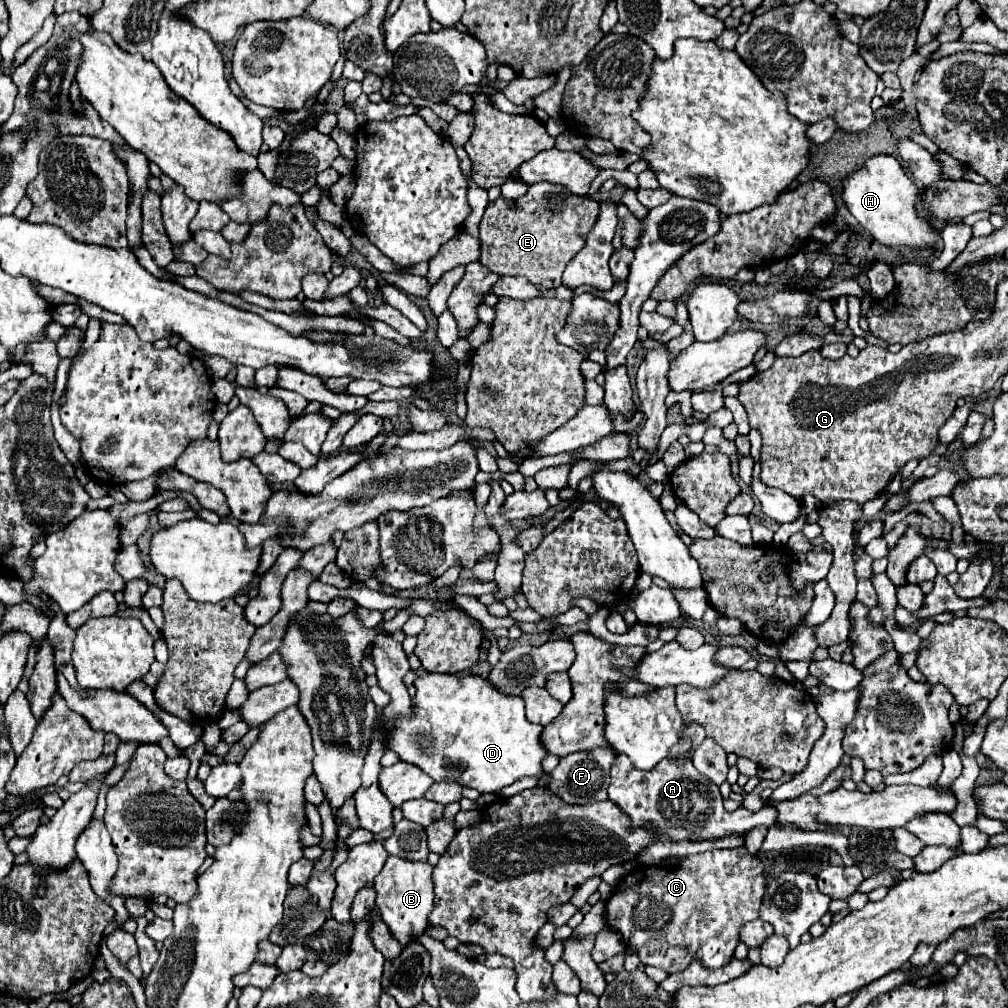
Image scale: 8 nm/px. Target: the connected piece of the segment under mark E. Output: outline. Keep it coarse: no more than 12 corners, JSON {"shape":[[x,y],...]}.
{"shape":[[538,181],[490,201],[480,263],[556,289],[598,201]]}

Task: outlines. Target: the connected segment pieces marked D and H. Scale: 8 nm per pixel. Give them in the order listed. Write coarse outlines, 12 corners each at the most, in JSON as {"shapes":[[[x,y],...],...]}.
{"shapes":[[[422,675],[388,749],[498,793],[542,777],[542,725],[482,677]],[[890,155],[844,181],[856,221],[886,247],[930,249],[920,189]]]}

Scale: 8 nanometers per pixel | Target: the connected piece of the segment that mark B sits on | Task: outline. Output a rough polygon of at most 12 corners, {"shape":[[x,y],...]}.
{"shape":[[388,857],[374,879],[376,909],[392,937],[428,927],[432,865]]}

